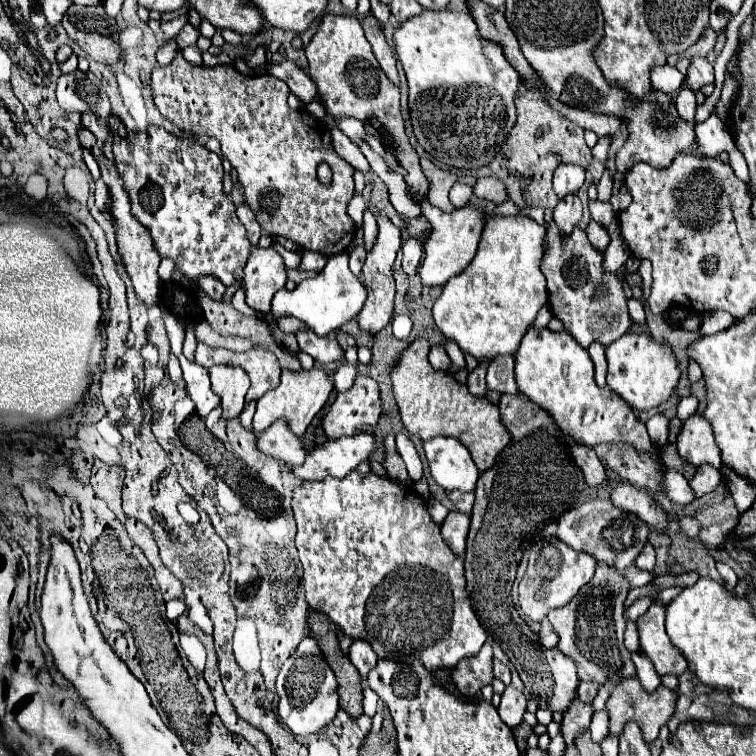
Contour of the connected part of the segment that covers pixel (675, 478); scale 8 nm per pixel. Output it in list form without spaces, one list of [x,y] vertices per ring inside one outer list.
[[[665,470],[665,474],[663,474],[663,492],[665,492],[665,496],[673,502],[673,504],[681,504],[681,506],[685,506],[685,504],[691,504],[693,500],[695,500],[695,496],[693,496],[693,492],[689,490],[689,486],[687,486],[687,478],[681,474],[681,472],[677,472],[677,470]]]

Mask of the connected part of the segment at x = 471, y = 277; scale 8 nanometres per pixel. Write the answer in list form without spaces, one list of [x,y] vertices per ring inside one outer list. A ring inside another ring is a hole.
[[[497,216],[485,222],[479,248],[471,264],[453,276],[433,306],[433,318],[445,340],[453,340],[465,354],[489,362],[499,354],[515,354],[539,308],[547,302],[545,276],[539,270],[545,228],[529,216]]]

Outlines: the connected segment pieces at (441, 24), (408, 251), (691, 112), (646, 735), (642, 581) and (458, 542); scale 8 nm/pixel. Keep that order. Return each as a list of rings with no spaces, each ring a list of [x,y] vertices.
[[[423,10],[395,30],[393,42],[409,82],[413,134],[423,150],[457,170],[489,164],[515,124],[513,100],[521,84],[501,46],[481,38],[467,12],[449,10]]]
[[[405,236],[403,244],[401,244],[401,252],[403,252],[403,272],[407,276],[415,274],[423,256],[423,248],[421,242],[417,242],[413,236]]]
[[[689,90],[689,92],[681,92],[675,100],[675,106],[677,106],[677,112],[681,116],[681,120],[689,120],[689,122],[695,122],[695,110],[697,110],[697,102],[695,102],[695,94]]]
[[[637,678],[621,680],[621,684],[617,684],[615,690],[611,692],[611,696],[607,700],[607,706],[605,706],[605,710],[609,712],[609,736],[621,736],[625,724],[629,720],[633,720],[633,722],[639,724],[639,728],[643,732],[643,740],[647,744],[651,744],[659,736],[661,726],[665,726],[667,720],[673,716],[675,702],[677,702],[677,692],[667,690],[665,686],[659,686],[653,694],[649,694],[641,688]]]
[[[631,566],[631,568],[627,568],[623,572],[623,578],[629,582],[629,588],[641,588],[641,586],[645,586],[645,584],[649,584],[653,580],[653,574]]]
[[[449,512],[445,522],[441,524],[441,534],[447,546],[457,554],[465,554],[465,540],[469,532],[469,516],[463,512]]]

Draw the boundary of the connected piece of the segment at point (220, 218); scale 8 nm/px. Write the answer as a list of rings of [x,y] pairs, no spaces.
[[[157,126],[115,140],[113,154],[115,166],[123,178],[123,188],[131,200],[131,212],[141,224],[145,224],[145,228],[149,228],[159,256],[171,258],[175,268],[191,282],[197,282],[201,276],[213,276],[225,286],[239,284],[245,260],[249,260],[253,246],[249,244],[243,224],[237,220],[231,196],[223,192],[223,166],[219,156],[199,146],[195,138],[177,138]]]

